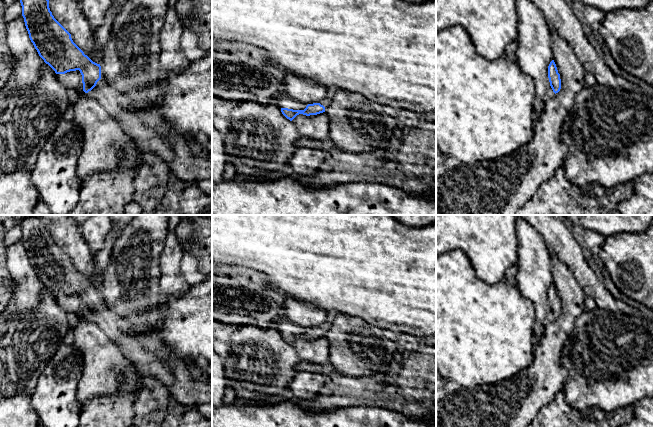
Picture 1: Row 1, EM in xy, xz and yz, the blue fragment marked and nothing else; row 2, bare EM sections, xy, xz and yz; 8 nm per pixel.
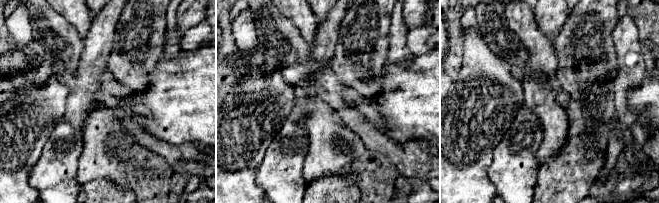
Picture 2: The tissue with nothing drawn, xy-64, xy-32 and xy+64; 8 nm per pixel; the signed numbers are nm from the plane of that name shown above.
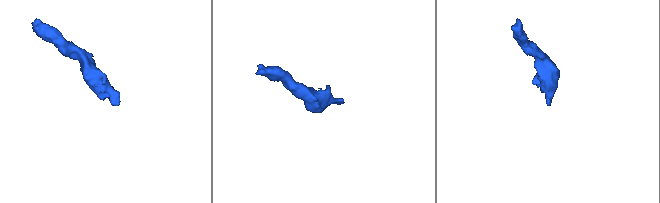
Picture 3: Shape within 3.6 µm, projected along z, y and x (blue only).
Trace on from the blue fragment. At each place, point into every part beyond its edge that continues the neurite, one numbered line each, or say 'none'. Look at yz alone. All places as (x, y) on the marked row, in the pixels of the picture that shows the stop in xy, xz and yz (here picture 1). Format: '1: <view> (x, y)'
1: yz (549, 94)

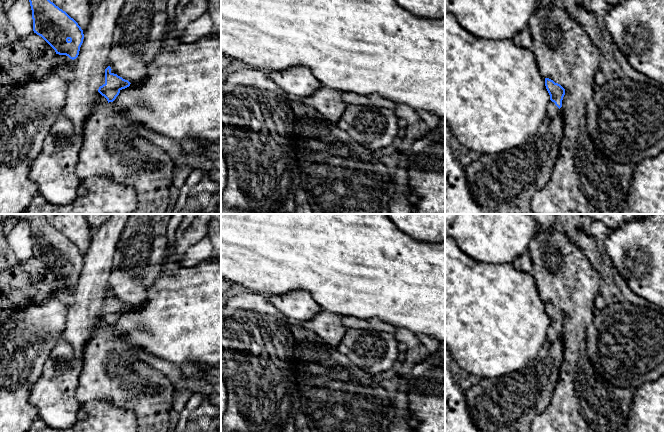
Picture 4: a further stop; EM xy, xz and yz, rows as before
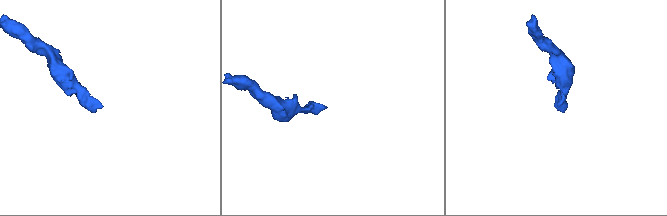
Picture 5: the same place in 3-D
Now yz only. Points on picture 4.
1: yz (552, 109)

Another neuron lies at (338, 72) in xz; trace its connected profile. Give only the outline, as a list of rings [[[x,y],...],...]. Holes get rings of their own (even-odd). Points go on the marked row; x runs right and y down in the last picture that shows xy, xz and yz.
[[[221,0],[221,53],[242,61],[252,68],[259,70],[268,69],[269,71],[282,71],[302,65],[309,68],[313,75],[325,87],[329,87],[340,92],[351,92],[360,95],[377,94],[397,104],[405,104],[415,111],[423,110],[445,119],[445,18],[432,19],[429,17],[419,17],[403,9],[395,0]]]

